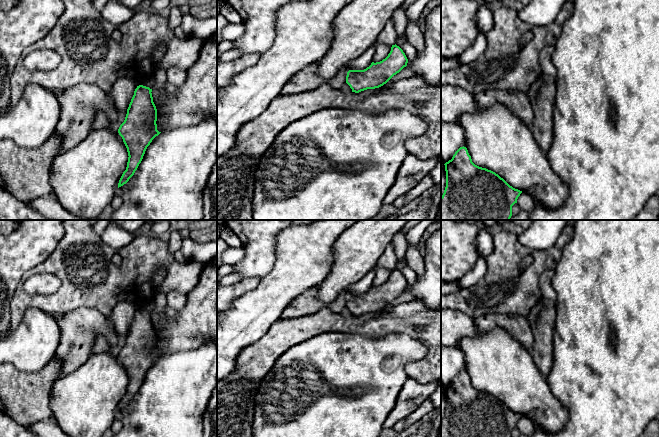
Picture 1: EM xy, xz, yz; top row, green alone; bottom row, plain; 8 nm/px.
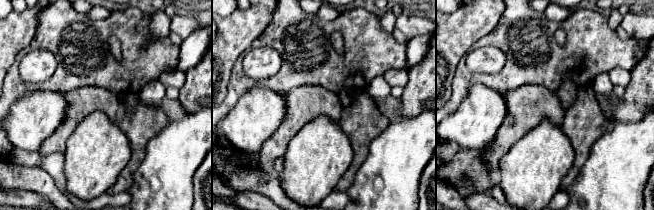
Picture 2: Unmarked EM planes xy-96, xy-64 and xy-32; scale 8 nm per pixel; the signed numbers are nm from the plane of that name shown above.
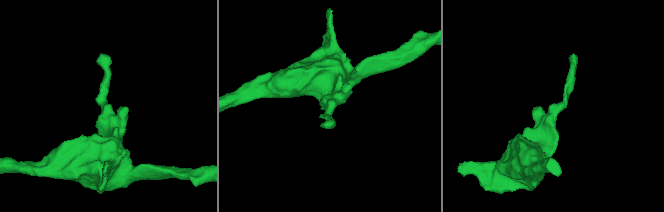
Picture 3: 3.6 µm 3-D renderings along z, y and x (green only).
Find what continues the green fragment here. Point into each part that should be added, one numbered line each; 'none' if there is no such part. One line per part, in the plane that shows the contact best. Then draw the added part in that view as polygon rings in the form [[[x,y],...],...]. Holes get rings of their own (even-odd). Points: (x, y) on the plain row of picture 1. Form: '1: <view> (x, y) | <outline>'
1: xz (307, 303) | [[[319,286],[312,287],[295,298],[282,312],[280,319],[291,319],[297,316],[311,315],[323,308],[329,308],[333,312],[339,312],[346,307],[348,292],[341,292],[331,303],[325,303],[316,298]]]

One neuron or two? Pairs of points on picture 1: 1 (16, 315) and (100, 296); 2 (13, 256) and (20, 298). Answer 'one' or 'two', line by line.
1: one
2: two

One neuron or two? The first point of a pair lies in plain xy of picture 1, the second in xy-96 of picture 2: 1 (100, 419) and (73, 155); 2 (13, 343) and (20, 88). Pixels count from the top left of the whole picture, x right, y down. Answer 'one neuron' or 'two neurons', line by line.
1: one neuron
2: two neurons

